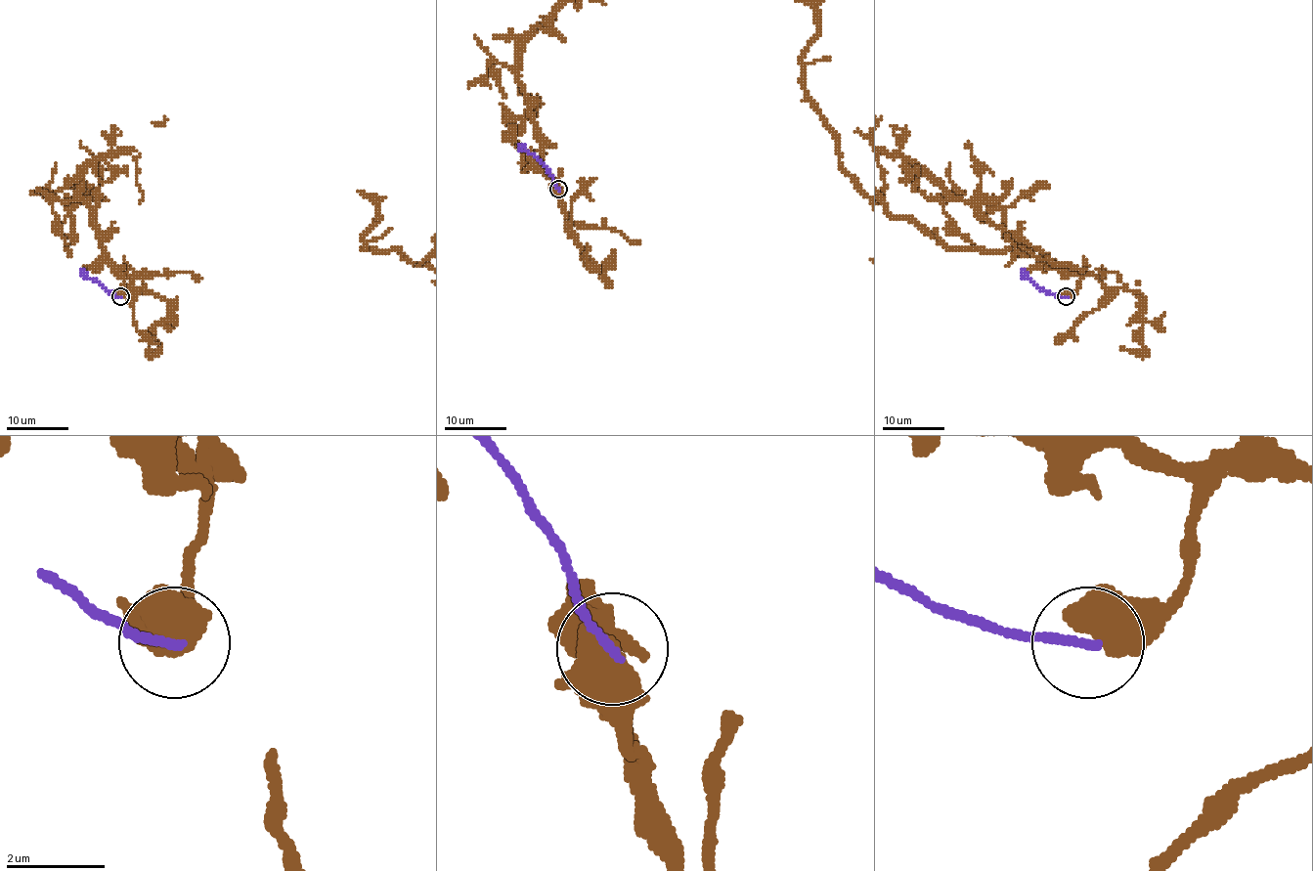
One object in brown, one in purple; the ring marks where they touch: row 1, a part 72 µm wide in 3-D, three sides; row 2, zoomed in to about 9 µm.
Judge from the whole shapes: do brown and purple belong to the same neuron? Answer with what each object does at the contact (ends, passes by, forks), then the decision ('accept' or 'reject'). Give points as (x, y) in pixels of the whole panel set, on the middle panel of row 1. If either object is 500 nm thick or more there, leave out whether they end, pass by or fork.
reject

